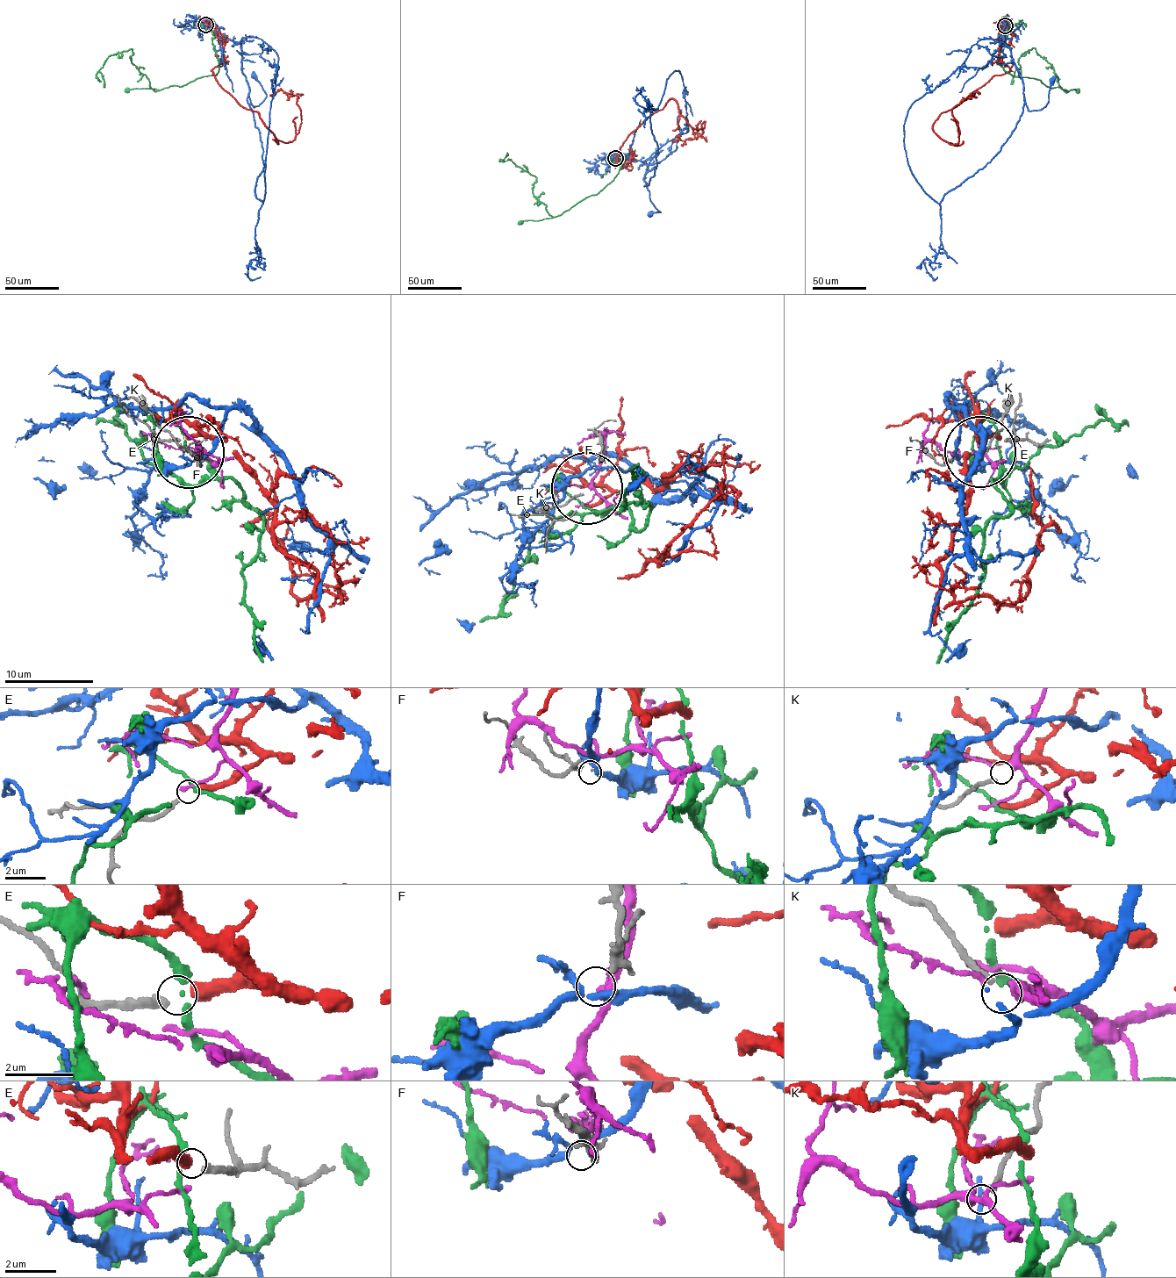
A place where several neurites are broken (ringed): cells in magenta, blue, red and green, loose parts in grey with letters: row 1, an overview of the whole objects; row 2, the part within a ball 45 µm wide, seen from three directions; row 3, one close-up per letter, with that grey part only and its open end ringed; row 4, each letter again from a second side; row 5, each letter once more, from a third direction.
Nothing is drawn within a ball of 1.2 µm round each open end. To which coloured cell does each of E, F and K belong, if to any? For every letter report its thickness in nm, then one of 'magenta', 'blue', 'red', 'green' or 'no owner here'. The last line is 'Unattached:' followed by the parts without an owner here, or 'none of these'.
E: 240 nm | red
F: 70 nm | blue
K: 190 nm | no owner here
Unattached: K

